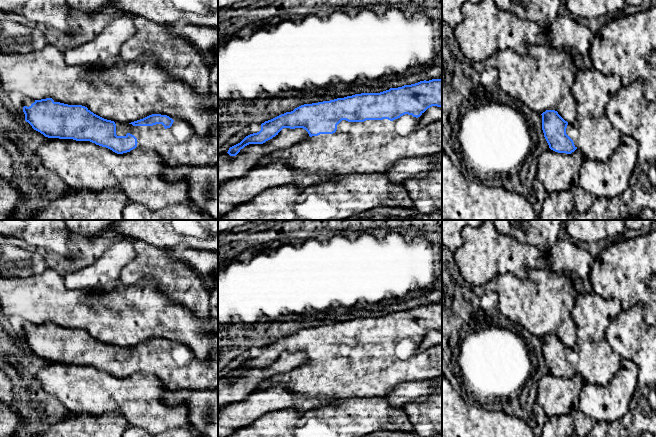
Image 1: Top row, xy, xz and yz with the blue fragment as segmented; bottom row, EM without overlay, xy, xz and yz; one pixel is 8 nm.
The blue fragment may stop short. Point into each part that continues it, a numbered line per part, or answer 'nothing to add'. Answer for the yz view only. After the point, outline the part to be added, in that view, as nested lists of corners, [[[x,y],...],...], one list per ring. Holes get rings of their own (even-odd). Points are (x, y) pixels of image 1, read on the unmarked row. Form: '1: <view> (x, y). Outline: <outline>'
1: yz (596, 361). Outline: [[[591,290],[576,296],[572,317],[577,325],[579,351],[576,352],[572,347],[568,347],[566,358],[583,377],[585,383],[606,385],[618,372],[621,358],[610,347],[606,330],[622,311],[617,299],[604,299]]]

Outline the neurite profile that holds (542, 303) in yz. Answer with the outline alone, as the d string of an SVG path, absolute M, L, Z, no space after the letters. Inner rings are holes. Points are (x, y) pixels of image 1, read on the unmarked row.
M550 268L529 269L525 279L507 273L497 275L492 280L498 295L498 308L500 315L509 319L518 328L527 329L532 335L542 338L546 334L555 334L568 347L577 343L577 325L572 317L572 310L576 301L576 292L572 283L563 276L559 276Z

